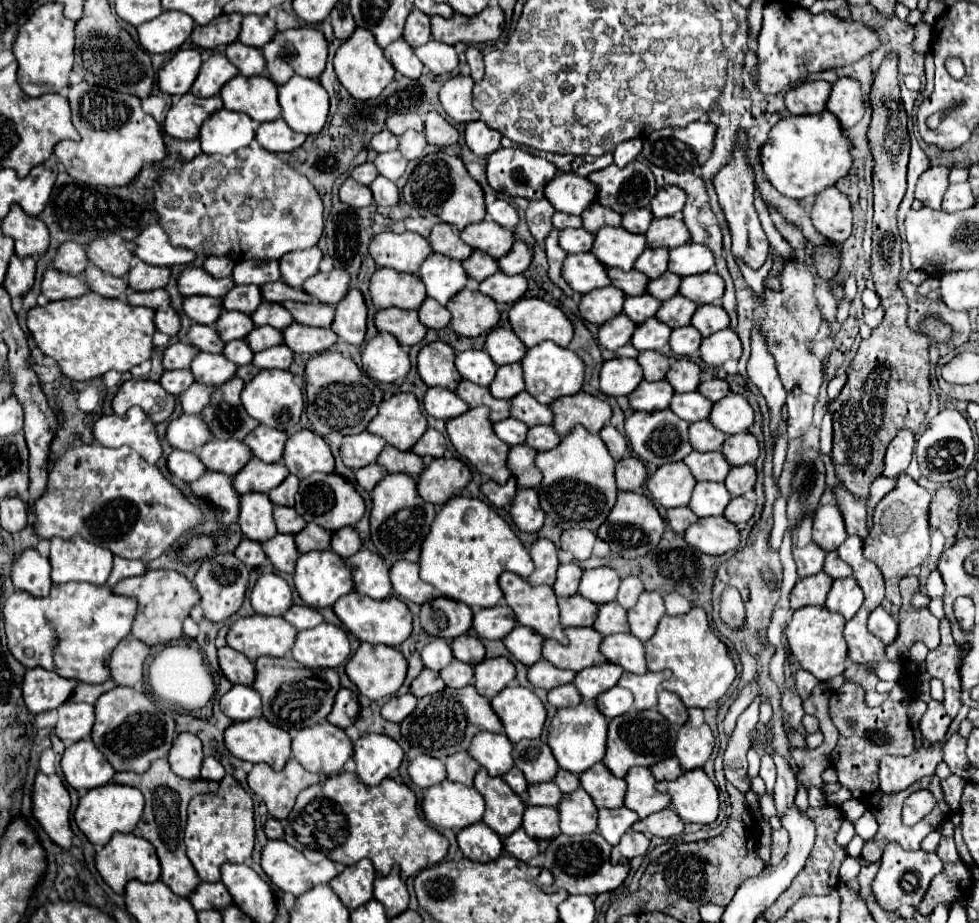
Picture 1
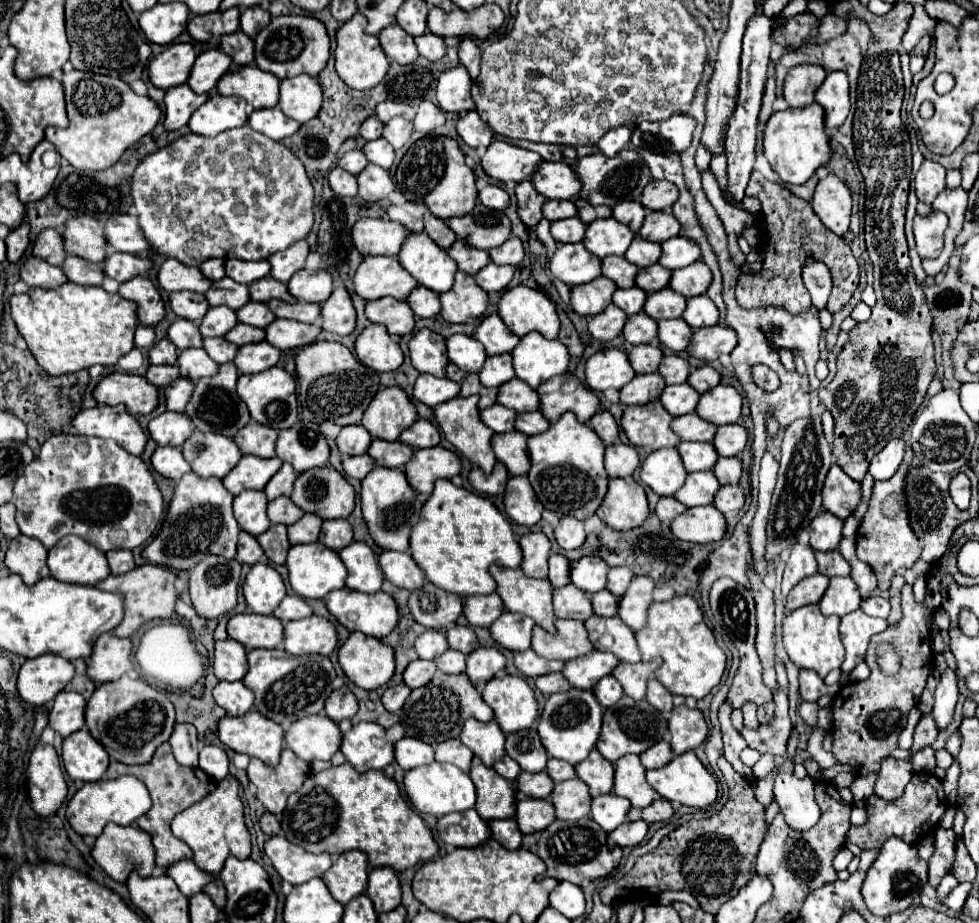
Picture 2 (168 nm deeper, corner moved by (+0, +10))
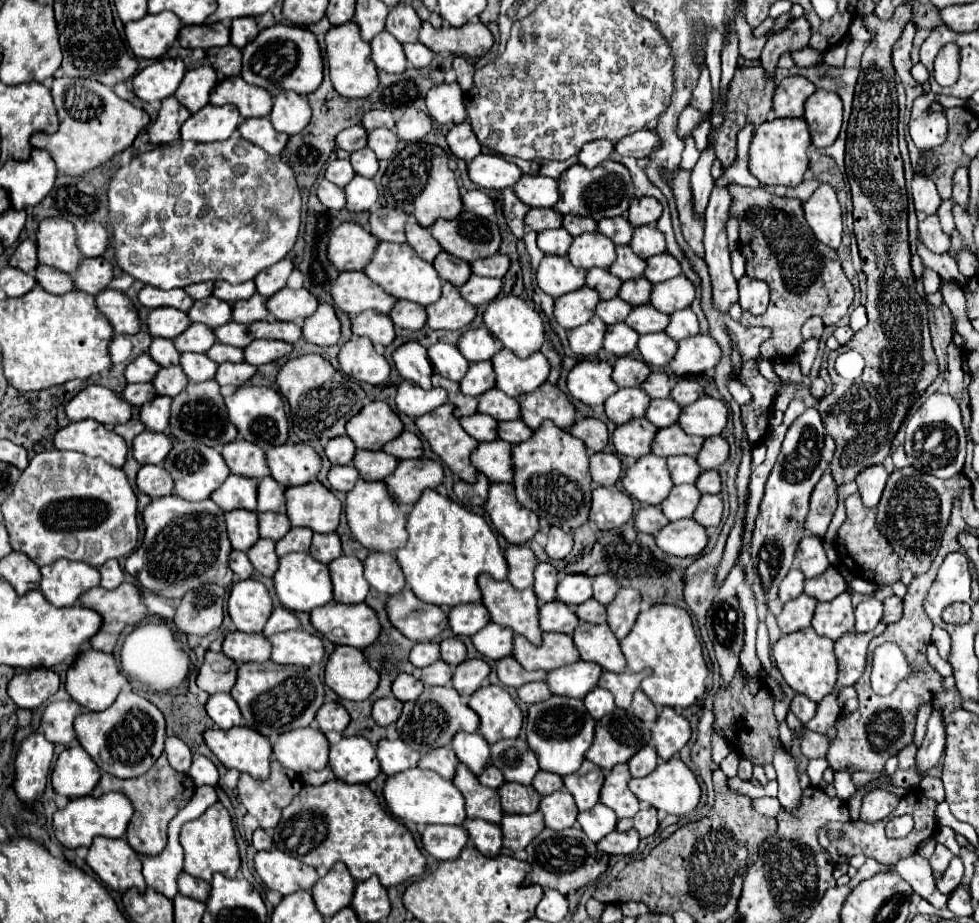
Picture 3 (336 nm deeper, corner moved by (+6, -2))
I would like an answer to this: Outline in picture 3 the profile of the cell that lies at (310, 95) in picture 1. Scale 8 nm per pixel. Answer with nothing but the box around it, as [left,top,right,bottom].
[271,92,311,134]

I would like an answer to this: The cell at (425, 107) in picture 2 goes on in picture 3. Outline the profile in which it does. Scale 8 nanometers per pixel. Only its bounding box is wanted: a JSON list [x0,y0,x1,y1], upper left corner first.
[397,108,431,142]

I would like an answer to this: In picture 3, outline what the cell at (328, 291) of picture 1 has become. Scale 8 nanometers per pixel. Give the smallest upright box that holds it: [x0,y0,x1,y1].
[265,288,317,324]

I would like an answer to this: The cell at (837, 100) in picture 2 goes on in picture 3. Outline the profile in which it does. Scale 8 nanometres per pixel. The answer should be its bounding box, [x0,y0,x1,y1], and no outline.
[803,90,843,148]

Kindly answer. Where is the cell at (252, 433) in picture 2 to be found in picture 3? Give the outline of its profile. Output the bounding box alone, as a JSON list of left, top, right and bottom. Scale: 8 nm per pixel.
[221,440,269,478]

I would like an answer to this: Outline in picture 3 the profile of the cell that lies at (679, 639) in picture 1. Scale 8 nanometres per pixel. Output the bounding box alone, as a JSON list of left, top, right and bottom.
[621,604,707,708]

